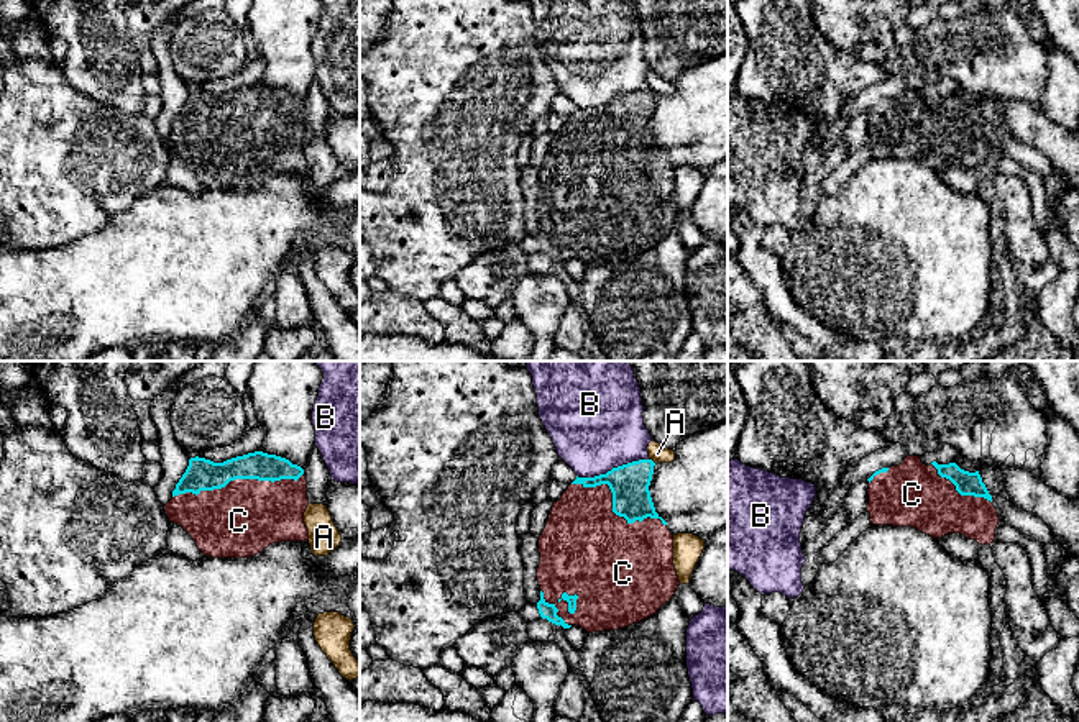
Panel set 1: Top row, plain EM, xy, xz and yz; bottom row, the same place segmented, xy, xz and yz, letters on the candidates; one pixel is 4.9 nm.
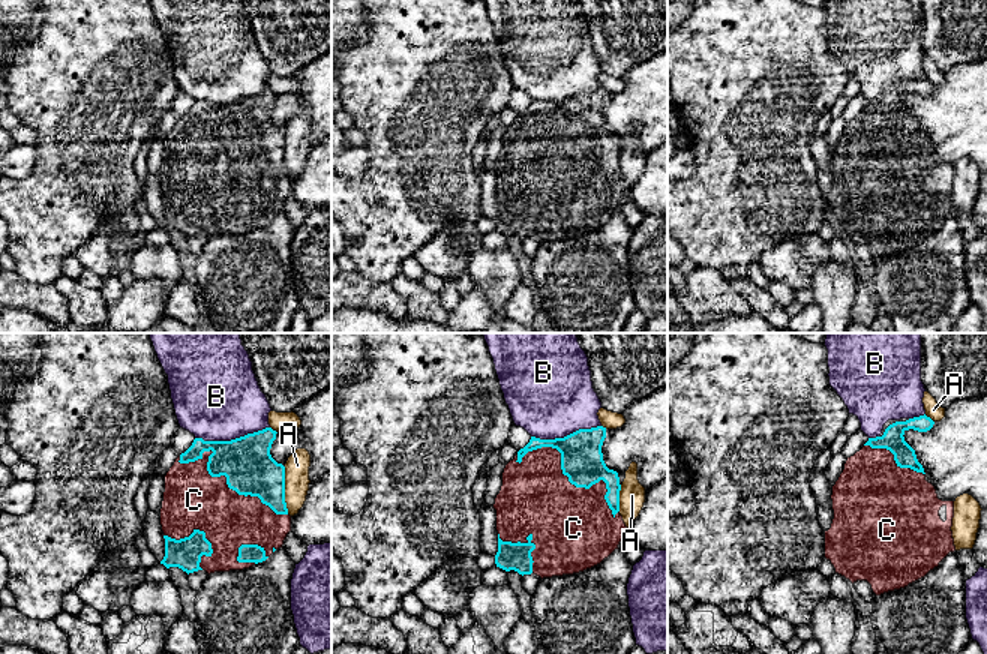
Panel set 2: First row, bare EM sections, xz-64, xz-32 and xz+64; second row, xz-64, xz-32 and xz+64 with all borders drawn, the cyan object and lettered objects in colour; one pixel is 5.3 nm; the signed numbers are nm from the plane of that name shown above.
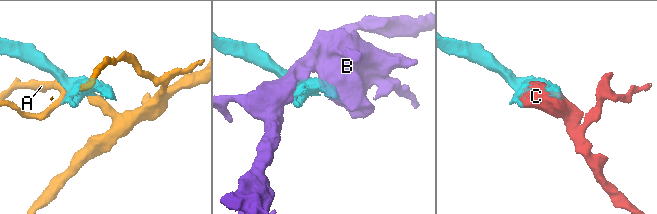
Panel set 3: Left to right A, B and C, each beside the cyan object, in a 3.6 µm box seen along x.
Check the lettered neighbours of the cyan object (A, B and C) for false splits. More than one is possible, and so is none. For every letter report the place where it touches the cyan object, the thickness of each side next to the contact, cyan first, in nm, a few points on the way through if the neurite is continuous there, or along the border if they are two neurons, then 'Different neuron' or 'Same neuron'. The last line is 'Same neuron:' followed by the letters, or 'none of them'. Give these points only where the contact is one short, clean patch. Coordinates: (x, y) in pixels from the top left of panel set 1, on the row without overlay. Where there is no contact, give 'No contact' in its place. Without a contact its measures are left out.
A: Touches cyan at xz (651, 92). Thickness 190 nm (cyan) against 90 nm. Different neuron
B: Touches cyan at xz (613, 100). Thickness 190 nm (cyan) against 460 nm. Different neuron
C: Touches cyan at xy (237, 110). Thickness 160 nm (cyan) against 360 nm. Same neuron
Same neuron: C

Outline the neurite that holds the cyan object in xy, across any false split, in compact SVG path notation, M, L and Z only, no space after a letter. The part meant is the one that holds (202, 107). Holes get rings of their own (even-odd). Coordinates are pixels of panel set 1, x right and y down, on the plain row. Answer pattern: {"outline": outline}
{"outline": "M263 84L214 95L191 90L172 131L164 138L169 154L181 158L205 189L250 190L279 174L307 174L304 144L309 138L304 102Z"}

